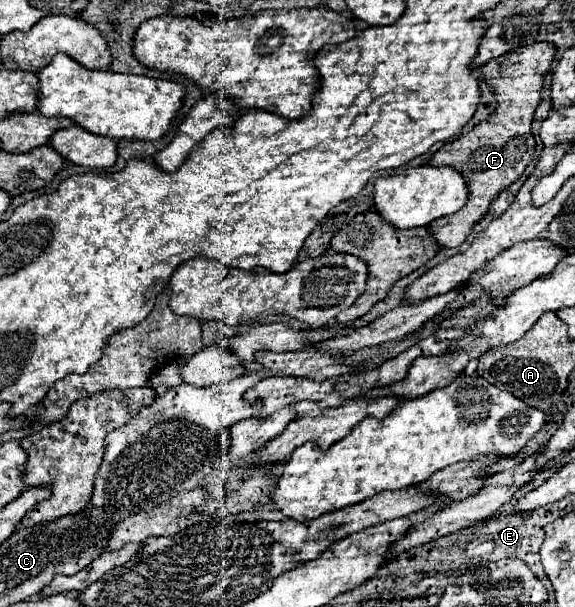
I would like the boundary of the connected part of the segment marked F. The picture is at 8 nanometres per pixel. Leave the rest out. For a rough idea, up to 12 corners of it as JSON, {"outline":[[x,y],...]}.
{"outline":[[557,47],[481,67],[497,111],[429,165],[465,177],[469,201],[429,225],[459,247],[535,153],[531,121]]}

